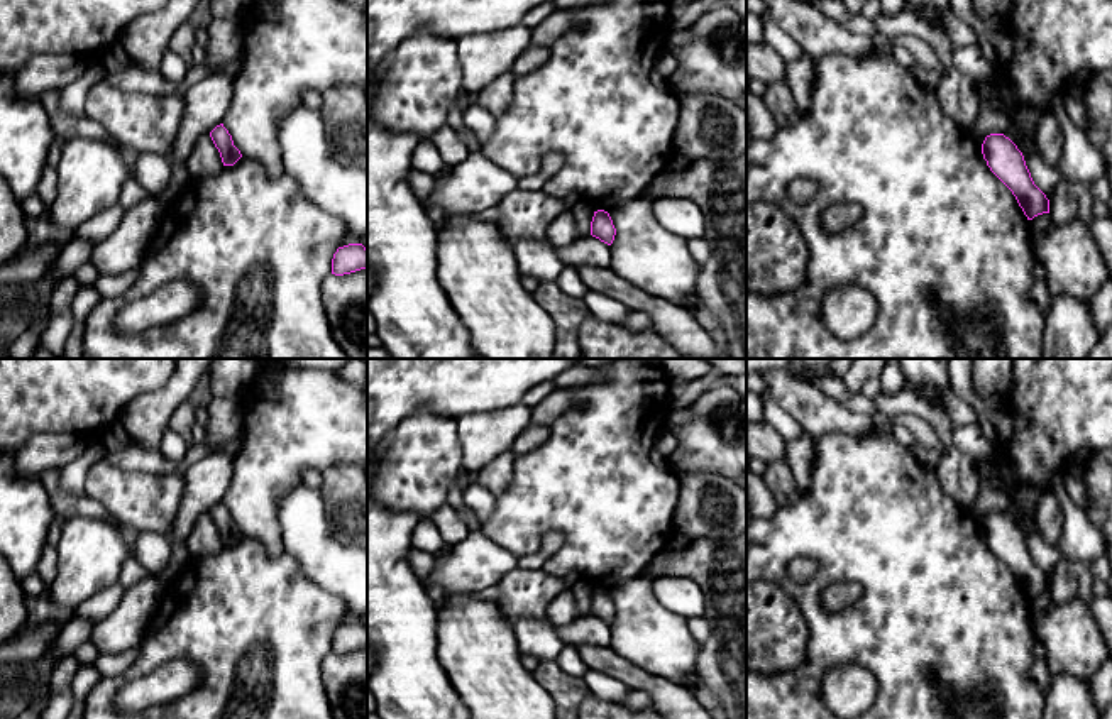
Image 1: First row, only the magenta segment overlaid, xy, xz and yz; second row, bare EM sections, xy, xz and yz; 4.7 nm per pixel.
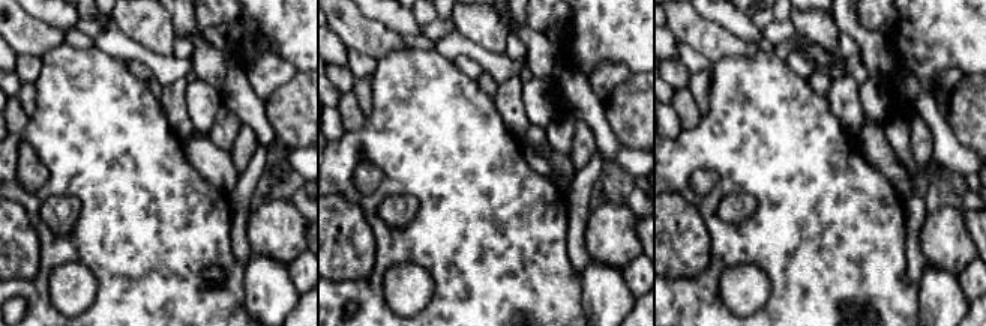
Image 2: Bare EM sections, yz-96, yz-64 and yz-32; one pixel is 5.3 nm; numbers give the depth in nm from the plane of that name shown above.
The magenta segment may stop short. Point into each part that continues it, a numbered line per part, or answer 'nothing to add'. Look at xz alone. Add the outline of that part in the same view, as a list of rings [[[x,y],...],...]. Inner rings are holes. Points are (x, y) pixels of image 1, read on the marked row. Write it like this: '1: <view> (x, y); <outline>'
nothing to add

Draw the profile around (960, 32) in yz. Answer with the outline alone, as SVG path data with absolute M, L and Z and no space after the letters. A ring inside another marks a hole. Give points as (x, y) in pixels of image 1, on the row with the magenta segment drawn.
M906 0L916 7L931 7L939 14L939 24L944 36L951 41L953 47L965 47L977 44L977 32L972 24L961 20L951 8L950 0Z

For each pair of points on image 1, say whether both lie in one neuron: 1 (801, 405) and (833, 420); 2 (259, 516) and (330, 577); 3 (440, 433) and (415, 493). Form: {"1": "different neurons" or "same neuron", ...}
{"1": "same neuron", "2": "different neurons", "3": "same neuron"}

